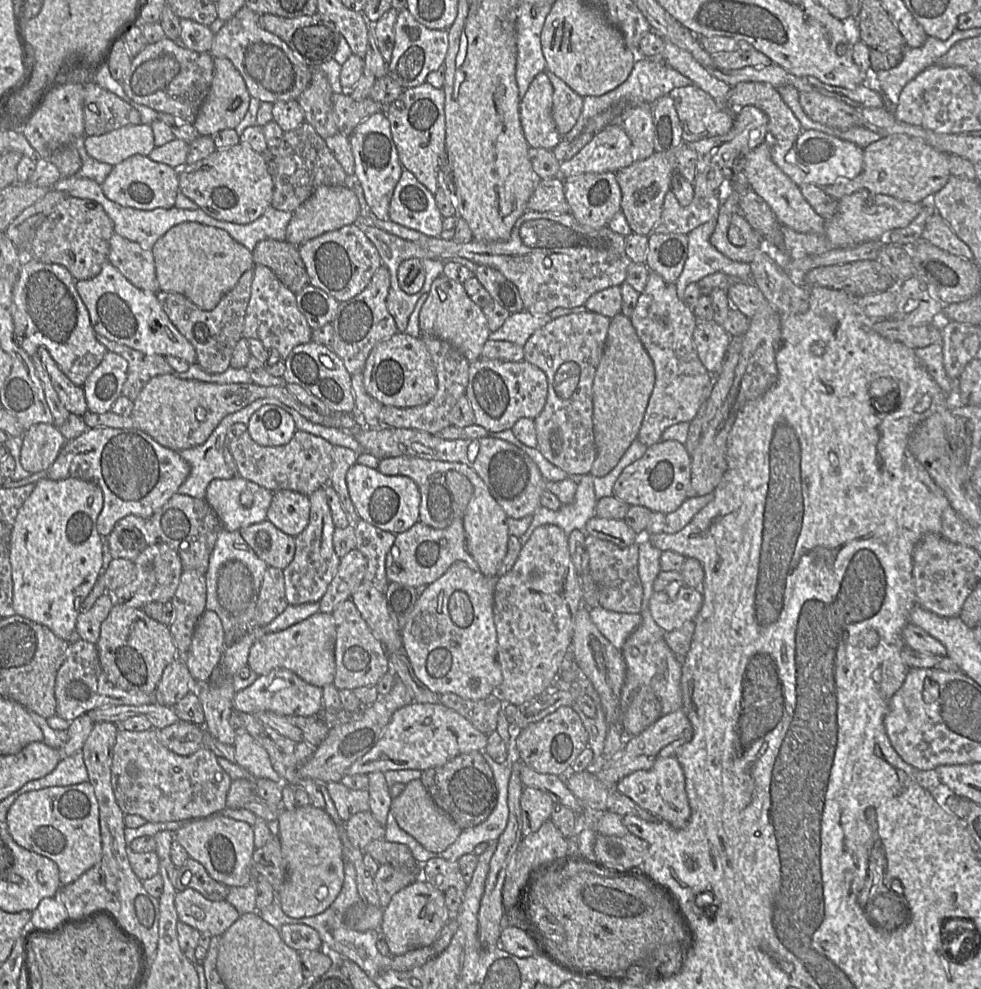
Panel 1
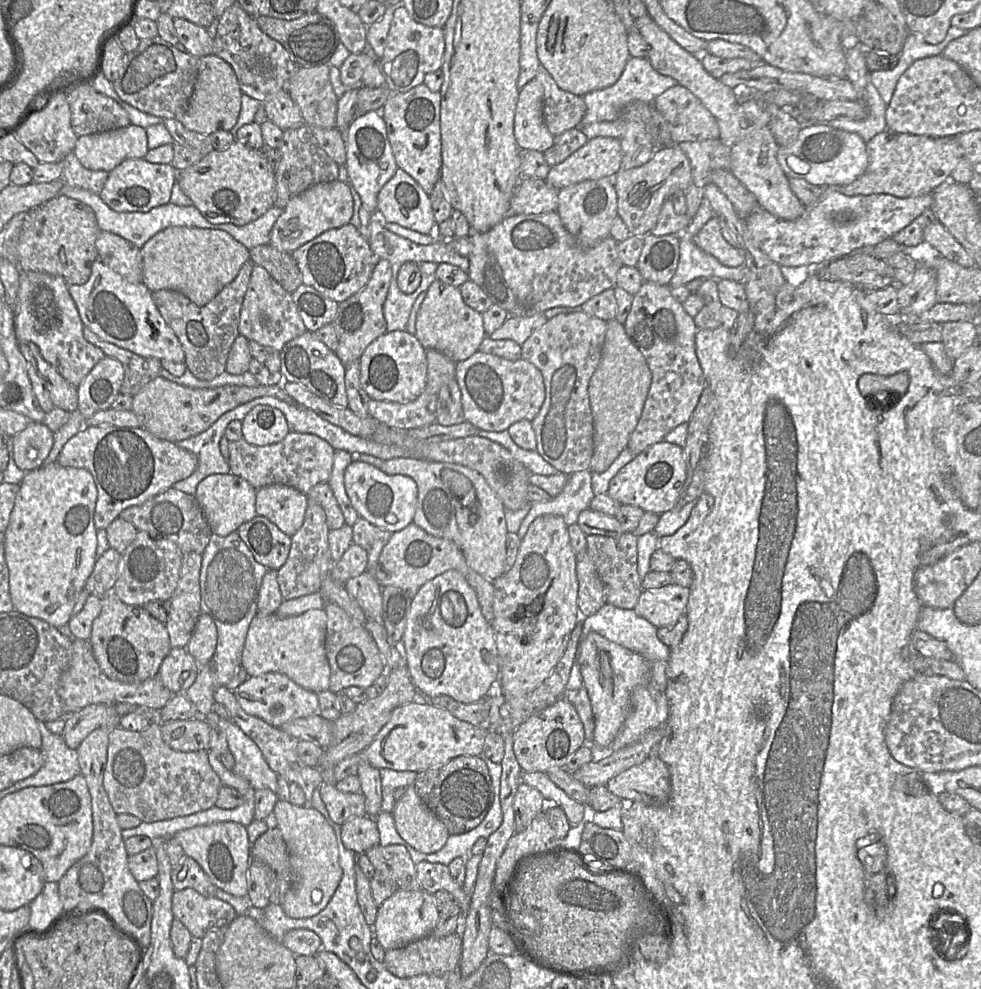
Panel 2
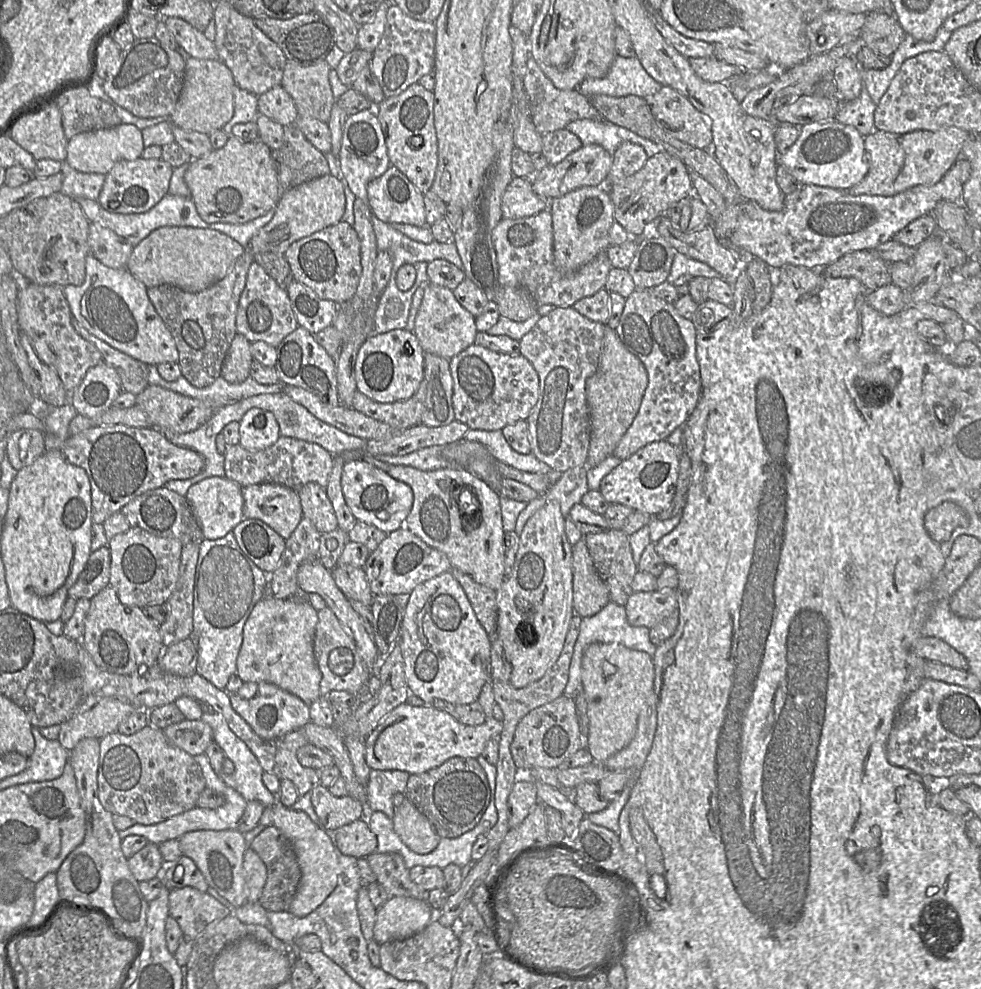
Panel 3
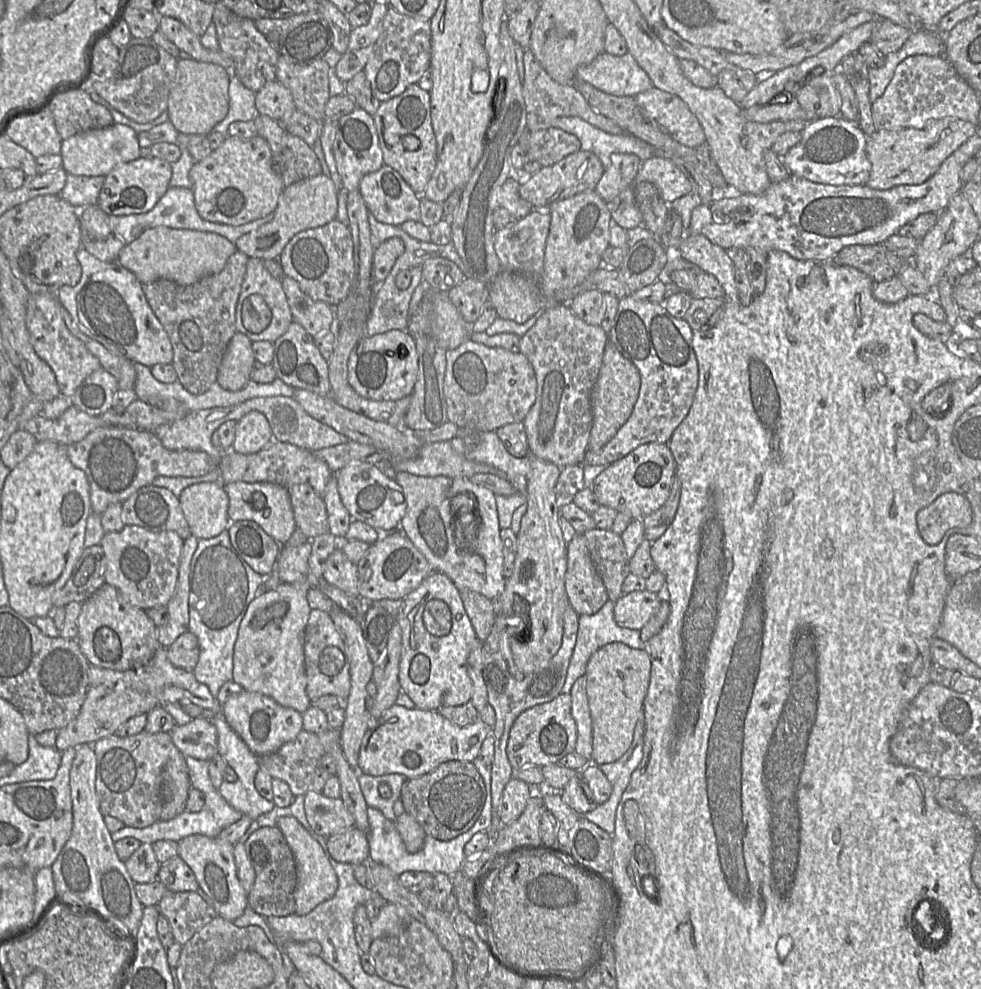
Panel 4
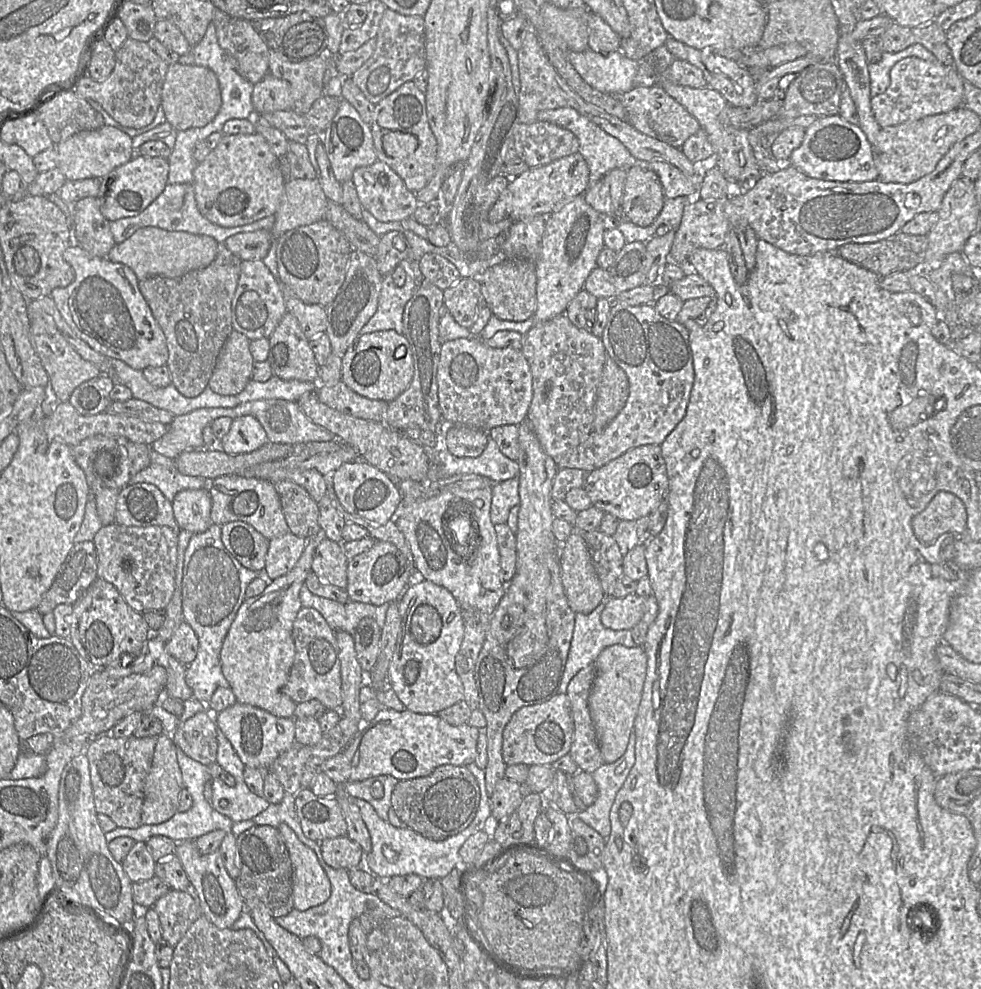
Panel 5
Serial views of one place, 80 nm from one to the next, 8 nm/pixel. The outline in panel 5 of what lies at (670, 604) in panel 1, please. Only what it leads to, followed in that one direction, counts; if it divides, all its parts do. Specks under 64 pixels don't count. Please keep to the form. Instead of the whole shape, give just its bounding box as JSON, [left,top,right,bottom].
[600,594,645,630]

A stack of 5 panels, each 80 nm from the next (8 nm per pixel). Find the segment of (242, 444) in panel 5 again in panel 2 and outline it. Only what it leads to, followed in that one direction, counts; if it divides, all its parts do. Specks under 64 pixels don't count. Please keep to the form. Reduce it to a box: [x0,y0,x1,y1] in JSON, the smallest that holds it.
[241,405,290,445]

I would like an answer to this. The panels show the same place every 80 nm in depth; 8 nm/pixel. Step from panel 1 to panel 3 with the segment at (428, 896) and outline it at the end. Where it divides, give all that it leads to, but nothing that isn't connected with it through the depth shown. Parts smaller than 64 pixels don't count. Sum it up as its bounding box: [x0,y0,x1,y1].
[373,896,436,944]

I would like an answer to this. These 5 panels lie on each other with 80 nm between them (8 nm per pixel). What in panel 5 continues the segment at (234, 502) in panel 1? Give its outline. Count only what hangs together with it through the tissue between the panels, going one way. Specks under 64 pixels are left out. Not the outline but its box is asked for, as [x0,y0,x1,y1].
[172,488,212,532]

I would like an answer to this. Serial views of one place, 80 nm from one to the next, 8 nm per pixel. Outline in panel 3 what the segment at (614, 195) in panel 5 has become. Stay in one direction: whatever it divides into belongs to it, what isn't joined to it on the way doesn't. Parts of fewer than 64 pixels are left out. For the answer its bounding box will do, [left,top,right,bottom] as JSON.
[600,142,648,193]

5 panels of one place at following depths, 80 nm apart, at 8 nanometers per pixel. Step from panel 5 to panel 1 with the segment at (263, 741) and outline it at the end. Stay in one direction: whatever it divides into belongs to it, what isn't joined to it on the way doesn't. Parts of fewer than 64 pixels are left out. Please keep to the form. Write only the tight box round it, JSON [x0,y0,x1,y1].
[234,668,323,716]

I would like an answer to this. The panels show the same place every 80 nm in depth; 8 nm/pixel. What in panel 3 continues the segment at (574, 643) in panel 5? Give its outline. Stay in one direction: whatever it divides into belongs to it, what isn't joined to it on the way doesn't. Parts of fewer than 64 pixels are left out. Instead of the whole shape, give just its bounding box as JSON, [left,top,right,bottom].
[563,601,656,698]

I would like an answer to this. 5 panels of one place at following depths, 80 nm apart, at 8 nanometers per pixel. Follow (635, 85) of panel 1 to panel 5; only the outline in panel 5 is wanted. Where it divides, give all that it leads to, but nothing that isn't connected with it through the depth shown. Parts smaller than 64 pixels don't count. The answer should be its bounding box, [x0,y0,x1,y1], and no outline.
[568,49,640,94]

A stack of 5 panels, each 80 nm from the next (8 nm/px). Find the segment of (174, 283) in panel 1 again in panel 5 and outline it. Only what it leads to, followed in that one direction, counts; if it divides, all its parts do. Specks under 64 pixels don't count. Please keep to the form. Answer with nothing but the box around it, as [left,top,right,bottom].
[108,227,219,280]

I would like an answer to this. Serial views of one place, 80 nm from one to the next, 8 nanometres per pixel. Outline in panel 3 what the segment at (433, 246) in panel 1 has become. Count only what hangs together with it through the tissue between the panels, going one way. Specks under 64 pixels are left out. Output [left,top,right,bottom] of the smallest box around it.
[492,209,613,307]

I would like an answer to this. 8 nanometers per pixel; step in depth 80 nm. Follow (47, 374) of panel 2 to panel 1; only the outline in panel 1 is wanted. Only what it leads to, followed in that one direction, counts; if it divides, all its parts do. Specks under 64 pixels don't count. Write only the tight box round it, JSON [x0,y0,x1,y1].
[36,347,88,416]

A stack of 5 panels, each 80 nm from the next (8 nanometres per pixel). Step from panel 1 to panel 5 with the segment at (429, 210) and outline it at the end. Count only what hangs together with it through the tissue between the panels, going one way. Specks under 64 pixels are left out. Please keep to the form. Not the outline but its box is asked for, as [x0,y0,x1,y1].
[352,160,419,222]

